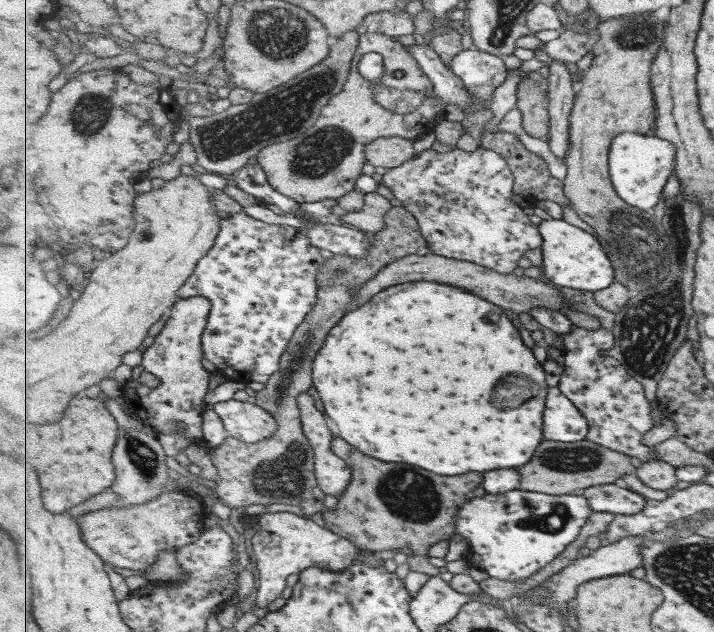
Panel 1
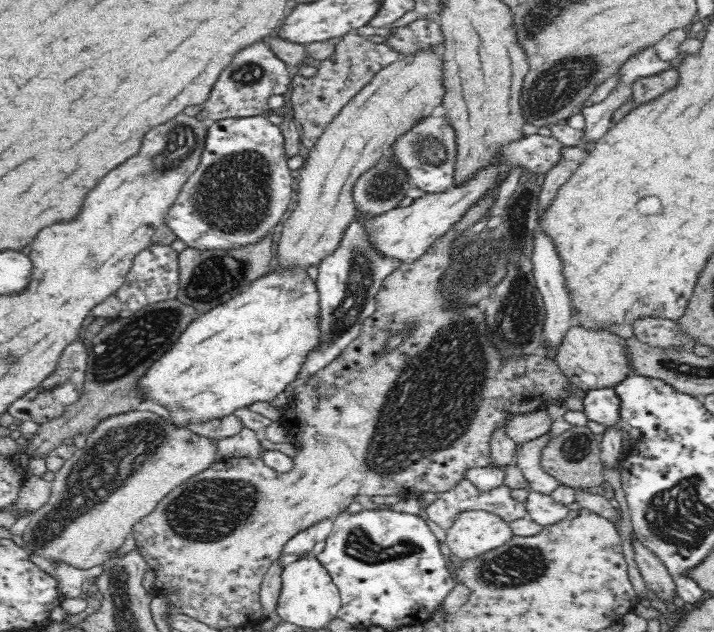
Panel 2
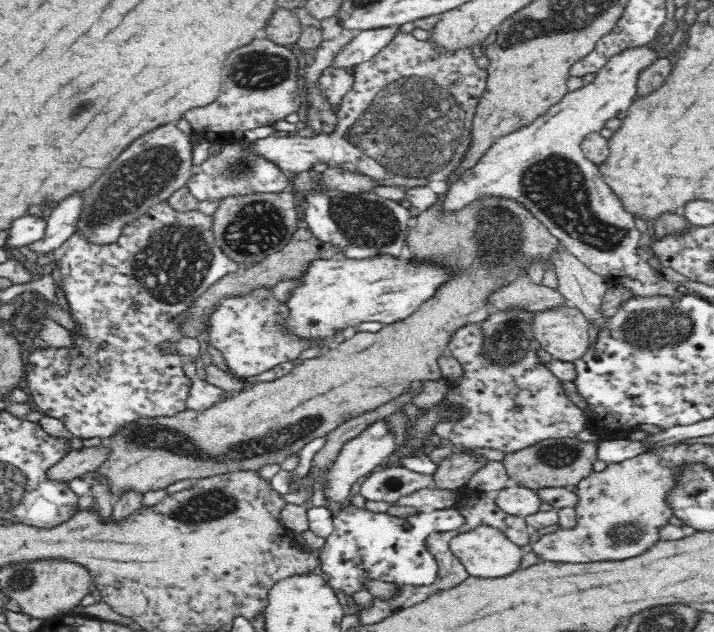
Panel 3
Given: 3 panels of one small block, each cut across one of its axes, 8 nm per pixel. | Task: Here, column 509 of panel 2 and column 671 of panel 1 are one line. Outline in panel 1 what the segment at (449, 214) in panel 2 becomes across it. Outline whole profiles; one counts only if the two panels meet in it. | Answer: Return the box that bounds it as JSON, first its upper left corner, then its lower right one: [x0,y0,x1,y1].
[610,132,677,211]

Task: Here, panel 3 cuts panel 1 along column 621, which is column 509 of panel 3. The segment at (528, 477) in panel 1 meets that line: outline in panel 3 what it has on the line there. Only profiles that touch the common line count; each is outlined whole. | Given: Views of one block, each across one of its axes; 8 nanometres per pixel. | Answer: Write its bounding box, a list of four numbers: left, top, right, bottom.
[502,437,596,490]

